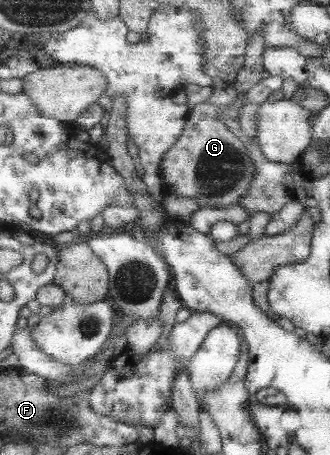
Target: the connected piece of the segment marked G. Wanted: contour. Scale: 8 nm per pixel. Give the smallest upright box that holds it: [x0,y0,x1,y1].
[162,103,255,208]

